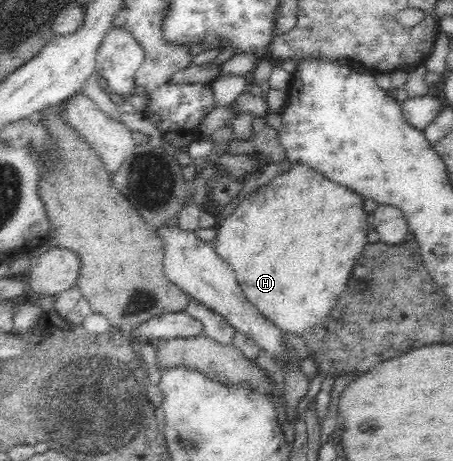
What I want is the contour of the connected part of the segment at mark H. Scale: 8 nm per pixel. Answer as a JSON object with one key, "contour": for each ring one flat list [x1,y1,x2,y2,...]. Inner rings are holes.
{"contour":[[293,164,288,171,268,180,266,185,247,194,246,198,242,199,237,207,233,209,233,212,217,224,217,235,213,242,214,250,216,250,216,254,220,256,220,259,232,266,236,274,236,280,238,280,238,286,240,286,240,290,242,290,242,294,244,294,248,302,258,308,258,311,266,319,270,320,270,322,280,328,285,334,293,334,301,339,305,339,303,335,306,332,310,332,317,325,323,324,328,314,331,313,332,308,337,304,339,297,343,295,356,260,361,256,365,245,368,243,366,235,368,235,371,228,368,223,369,214,364,210,364,200,365,198,360,196,360,194,356,194,351,189,324,178,320,172,308,168,308,165]]}

